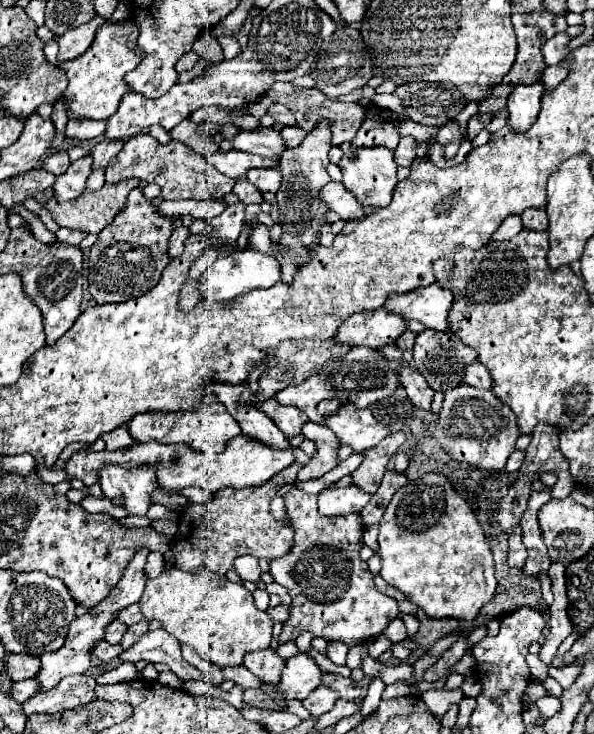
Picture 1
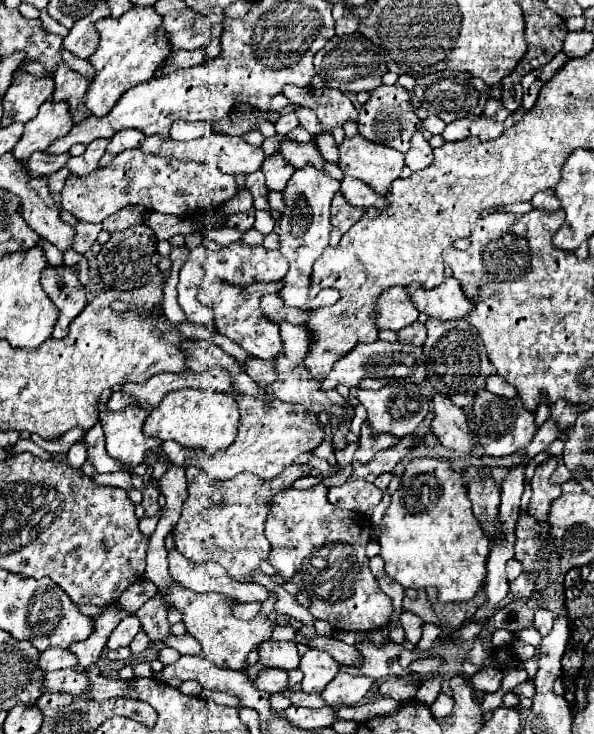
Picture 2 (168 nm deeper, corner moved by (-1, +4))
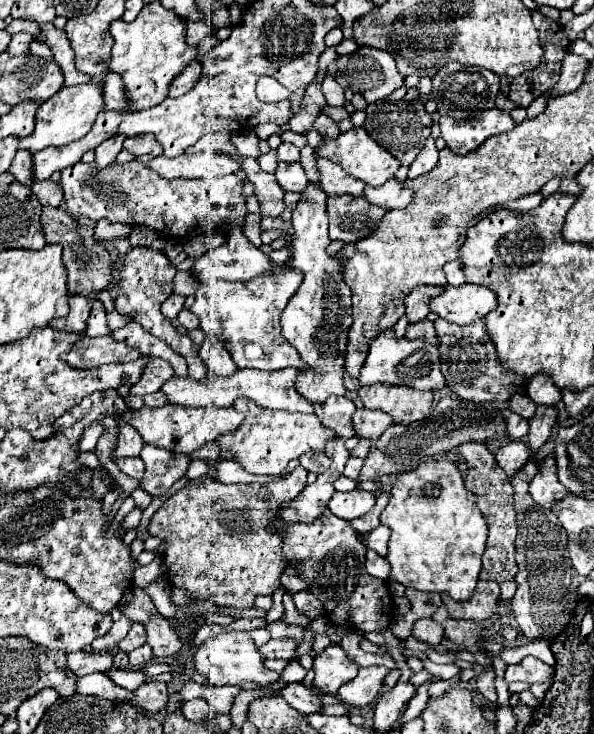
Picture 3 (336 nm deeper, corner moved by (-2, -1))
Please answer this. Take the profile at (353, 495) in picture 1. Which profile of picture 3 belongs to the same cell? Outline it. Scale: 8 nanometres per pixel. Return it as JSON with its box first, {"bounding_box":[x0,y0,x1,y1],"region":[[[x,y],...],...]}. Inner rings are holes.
{"bounding_box":[329,490,375,520],"region":[[[353,490],[353,492],[335,492],[331,498],[329,510],[343,518],[343,520],[355,520],[367,514],[375,506],[375,496],[373,492],[363,492],[363,490]]]}

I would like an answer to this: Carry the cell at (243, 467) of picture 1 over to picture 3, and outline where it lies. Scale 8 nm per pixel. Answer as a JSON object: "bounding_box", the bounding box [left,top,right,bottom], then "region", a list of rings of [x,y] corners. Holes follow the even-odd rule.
{"bounding_box":[223,398,337,476],"region":[[[239,398],[233,404],[235,410],[245,414],[243,424],[231,436],[223,436],[223,448],[235,452],[235,460],[251,474],[261,476],[279,476],[289,460],[299,458],[305,452],[323,452],[325,442],[337,438],[331,428],[325,428],[315,414],[299,414],[299,412],[271,412],[267,408],[259,408],[253,400]]]}

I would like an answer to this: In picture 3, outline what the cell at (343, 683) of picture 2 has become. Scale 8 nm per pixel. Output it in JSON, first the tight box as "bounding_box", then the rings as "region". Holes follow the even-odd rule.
{"bounding_box":[337,666,389,708],"region":[[[385,666],[359,668],[359,674],[351,682],[341,686],[337,696],[345,704],[351,704],[357,708],[369,706],[379,696],[379,690],[383,686],[383,678],[387,676],[387,672],[389,672],[389,668],[385,668]]]}

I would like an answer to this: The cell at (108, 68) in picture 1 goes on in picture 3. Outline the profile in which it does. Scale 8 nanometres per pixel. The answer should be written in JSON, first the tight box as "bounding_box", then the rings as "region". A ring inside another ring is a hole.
{"bounding_box":[109,2,197,110],"region":[[[159,2],[145,4],[135,22],[111,22],[111,36],[115,38],[115,46],[109,70],[123,78],[127,96],[131,98],[131,110],[143,110],[163,102],[173,78],[197,56],[197,48],[185,40],[185,20]]]}

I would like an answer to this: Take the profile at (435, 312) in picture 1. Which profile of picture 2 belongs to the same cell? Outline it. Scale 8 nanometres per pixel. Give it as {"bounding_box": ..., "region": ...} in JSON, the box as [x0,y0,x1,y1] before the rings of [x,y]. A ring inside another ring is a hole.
{"bounding_box":[410,277,472,319],"region":[[[454,277],[444,279],[438,287],[410,287],[410,299],[420,313],[436,319],[460,319],[472,311],[472,303],[466,299],[460,283]]]}

